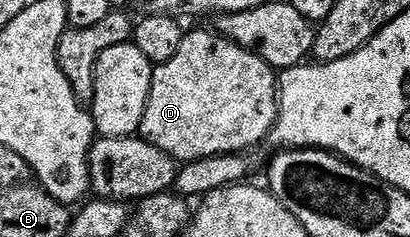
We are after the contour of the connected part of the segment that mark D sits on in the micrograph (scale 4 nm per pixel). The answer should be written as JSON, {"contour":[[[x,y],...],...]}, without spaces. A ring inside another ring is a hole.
{"contour":[[[191,29],[180,44],[180,52],[163,66],[154,66],[152,88],[142,121],[141,137],[182,164],[217,154],[250,152],[253,146],[269,139],[270,130],[278,118],[280,82],[274,67],[251,50],[245,50],[223,34],[210,30]]]}

